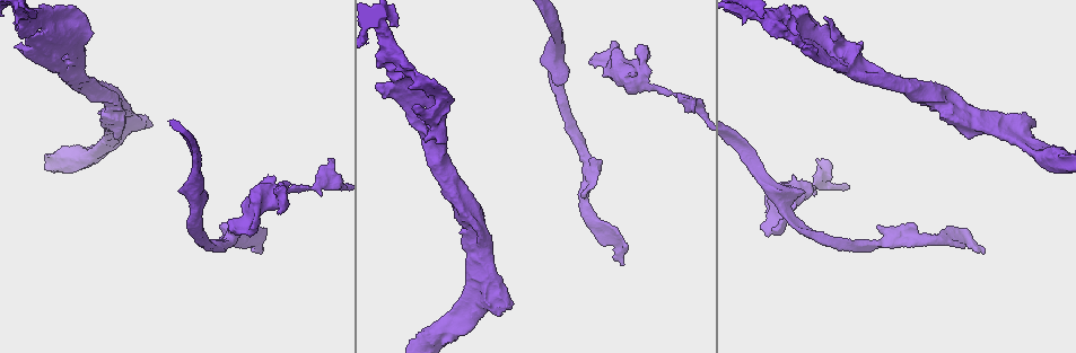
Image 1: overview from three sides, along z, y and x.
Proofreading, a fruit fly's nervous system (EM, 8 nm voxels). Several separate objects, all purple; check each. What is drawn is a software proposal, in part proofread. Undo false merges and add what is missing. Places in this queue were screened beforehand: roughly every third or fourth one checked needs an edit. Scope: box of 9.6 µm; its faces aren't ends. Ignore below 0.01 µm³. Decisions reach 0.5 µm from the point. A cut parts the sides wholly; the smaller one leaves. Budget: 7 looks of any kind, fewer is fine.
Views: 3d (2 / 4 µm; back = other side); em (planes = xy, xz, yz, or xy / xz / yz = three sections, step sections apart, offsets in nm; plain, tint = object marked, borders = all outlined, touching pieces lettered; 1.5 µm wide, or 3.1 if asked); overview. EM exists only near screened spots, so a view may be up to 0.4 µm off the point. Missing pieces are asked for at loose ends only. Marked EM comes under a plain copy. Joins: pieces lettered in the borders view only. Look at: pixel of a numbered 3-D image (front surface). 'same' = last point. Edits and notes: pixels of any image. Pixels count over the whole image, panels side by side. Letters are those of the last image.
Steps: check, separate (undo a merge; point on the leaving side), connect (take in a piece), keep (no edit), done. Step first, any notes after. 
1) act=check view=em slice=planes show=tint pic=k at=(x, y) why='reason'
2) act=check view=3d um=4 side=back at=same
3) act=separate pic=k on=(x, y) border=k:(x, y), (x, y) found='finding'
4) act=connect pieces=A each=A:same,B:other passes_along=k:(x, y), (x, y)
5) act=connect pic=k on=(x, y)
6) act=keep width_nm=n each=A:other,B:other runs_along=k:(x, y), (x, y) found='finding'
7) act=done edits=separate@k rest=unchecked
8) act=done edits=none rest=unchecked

act=check view=em slice=xy step=4 show=tint pic=1 at=(414, 107) why='branch stops here'

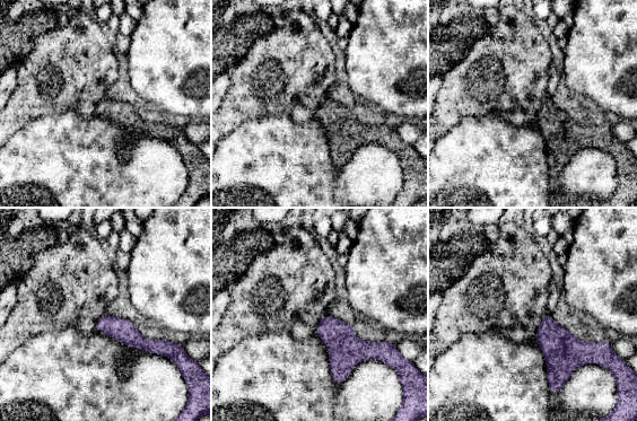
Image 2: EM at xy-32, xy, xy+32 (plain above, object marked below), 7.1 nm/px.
act=check view=em slice=planes show=borders at=same why='another direction'

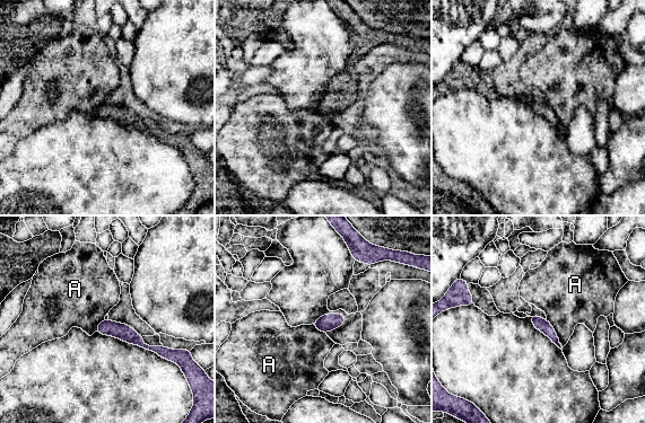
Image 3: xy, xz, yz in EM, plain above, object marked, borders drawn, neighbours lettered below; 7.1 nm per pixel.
act=keep each=A:other runs_along=3:(98, 328), (121, 331), (167, 352) found='none of them fits'

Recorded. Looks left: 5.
act=check view=em slice=planes show=borders pic=1 at=(82, 60) why='thick end'

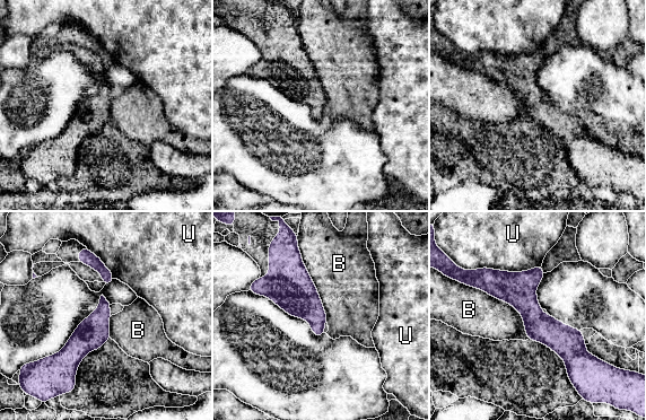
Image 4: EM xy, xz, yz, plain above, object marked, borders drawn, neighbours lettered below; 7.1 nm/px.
act=keep each=B:other,U:other border=4:(468, 285), (511, 304), (527, 339) found='none of them fits'

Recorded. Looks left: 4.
act=check view=em slice=planes show=borders pic=1 at=(587, 167) why='two arms at a narrow angle'

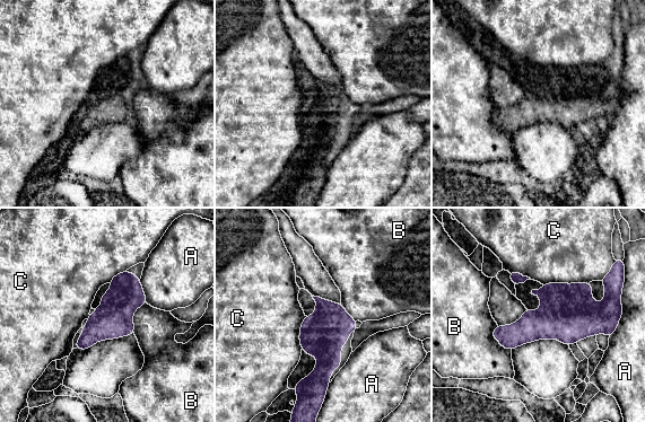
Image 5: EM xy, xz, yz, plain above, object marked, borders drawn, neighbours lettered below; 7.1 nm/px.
act=keep each=A:other,B:other,C:other border=5:(589, 281), (542, 284) found='all the same cell'

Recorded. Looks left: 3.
act=done edits=none rest=unchecked

